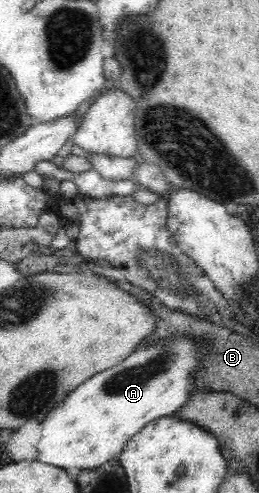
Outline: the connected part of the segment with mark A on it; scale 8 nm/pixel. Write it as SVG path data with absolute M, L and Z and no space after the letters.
M171 336L151 346L138 346L119 364L91 376L75 388L40 423L38 459L60 469L95 470L118 458L127 441L148 422L172 415L196 388L196 366L204 348L194 338Z

